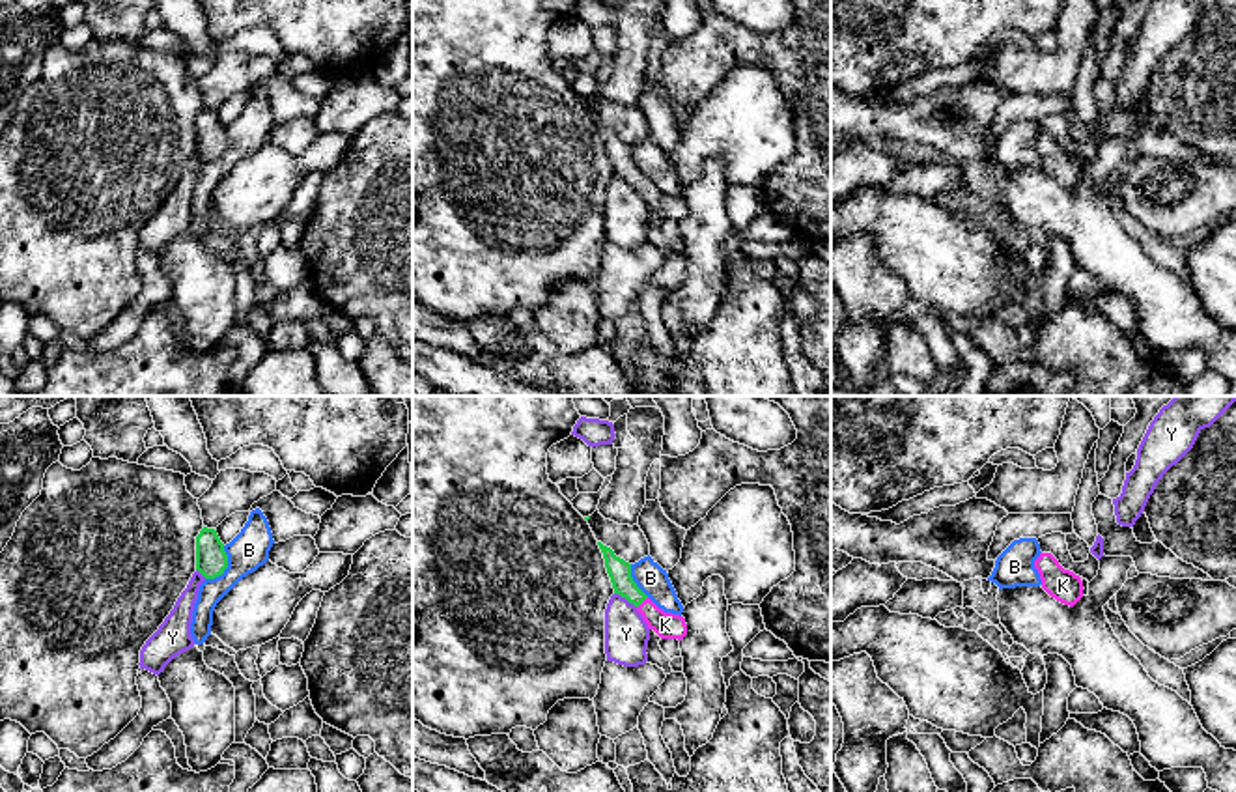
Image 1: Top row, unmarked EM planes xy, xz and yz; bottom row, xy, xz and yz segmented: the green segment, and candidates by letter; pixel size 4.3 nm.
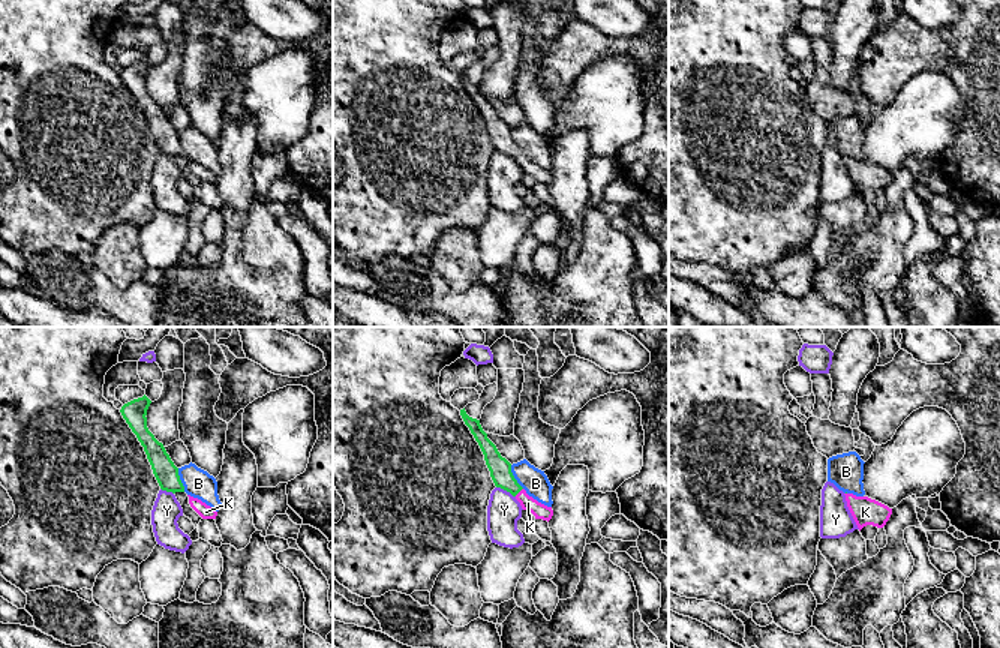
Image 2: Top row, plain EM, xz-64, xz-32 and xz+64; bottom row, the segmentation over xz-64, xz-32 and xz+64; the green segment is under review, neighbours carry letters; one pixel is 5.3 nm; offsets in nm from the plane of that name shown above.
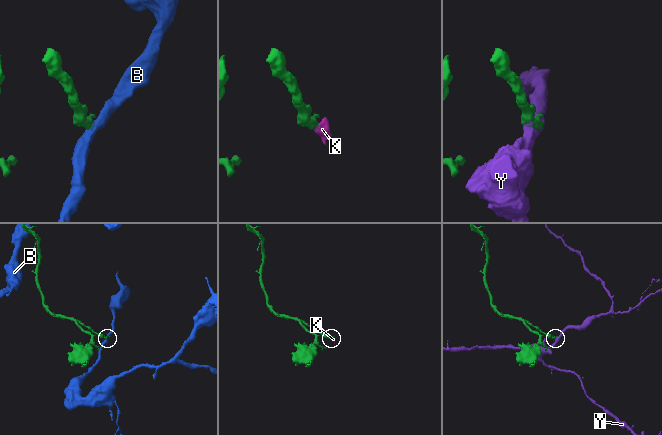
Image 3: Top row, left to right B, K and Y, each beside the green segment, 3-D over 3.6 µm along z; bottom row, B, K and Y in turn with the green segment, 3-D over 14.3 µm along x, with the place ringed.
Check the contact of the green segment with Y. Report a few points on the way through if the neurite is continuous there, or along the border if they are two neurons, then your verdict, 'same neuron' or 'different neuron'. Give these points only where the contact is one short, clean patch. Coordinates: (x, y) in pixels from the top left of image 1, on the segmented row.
along xz (615, 593), (635, 608) | different neuron

